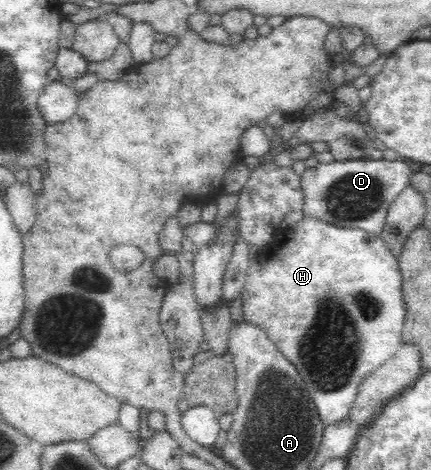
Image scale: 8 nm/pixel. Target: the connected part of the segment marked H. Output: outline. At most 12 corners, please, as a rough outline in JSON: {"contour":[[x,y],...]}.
{"contour":[[304,217],[251,259],[243,320],[324,426],[402,344],[399,259]]}

